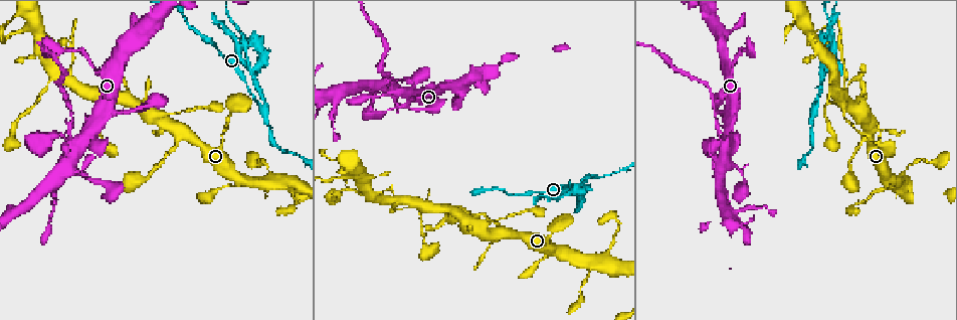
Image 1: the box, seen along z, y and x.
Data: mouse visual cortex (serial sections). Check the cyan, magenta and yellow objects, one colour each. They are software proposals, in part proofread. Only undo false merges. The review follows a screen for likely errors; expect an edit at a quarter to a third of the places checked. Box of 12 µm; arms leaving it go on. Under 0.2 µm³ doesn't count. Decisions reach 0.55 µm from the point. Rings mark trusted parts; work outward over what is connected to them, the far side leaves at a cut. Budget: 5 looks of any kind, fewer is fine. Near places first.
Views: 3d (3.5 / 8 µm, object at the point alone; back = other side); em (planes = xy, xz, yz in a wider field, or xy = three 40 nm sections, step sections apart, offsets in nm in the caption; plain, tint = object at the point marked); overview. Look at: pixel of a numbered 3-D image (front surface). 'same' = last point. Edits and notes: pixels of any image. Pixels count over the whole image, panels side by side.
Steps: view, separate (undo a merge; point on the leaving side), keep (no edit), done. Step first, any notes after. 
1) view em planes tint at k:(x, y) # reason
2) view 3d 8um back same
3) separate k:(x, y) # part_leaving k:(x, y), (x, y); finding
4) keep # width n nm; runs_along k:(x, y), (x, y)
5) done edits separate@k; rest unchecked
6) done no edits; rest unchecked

view em xy step 2 tint at 1:(584, 178)

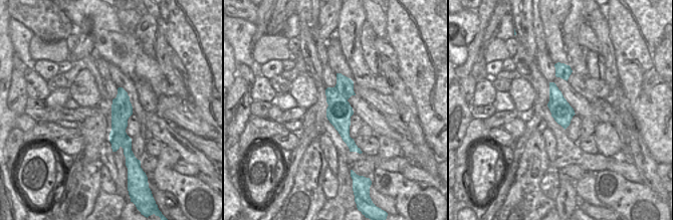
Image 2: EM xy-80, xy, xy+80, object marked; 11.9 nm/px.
view 3d 3.5um back same # see where the arms go

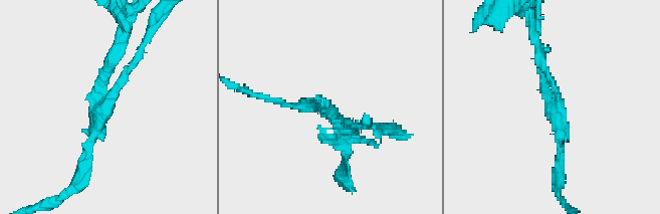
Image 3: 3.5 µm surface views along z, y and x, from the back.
separate 3:(111, 61) # part_leaving 3:(102, 91), (102, 72), (127, 23); a second cell is stuck on

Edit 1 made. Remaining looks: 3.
view 3d 8um back at 1:(14, 32) # thin neck

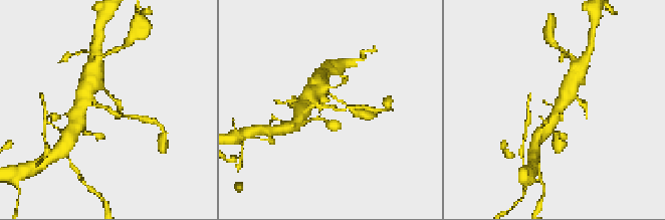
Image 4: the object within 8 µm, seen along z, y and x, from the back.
view 3d 3.5um back at 4:(107, 109) # zoom in

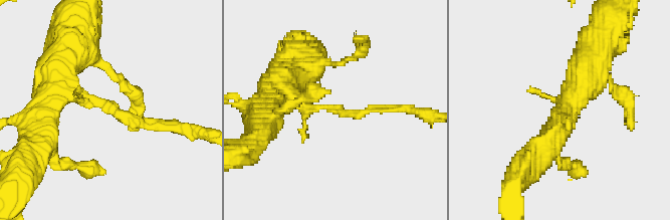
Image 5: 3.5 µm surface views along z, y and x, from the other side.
view em xy step 3 tint at 5:(326, 110)

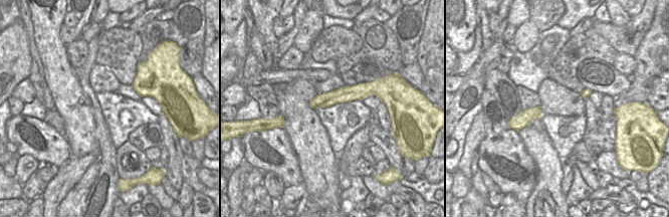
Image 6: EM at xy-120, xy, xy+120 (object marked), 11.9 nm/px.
keep # all the same cell

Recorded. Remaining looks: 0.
done edits separate@3; rest unchecked

